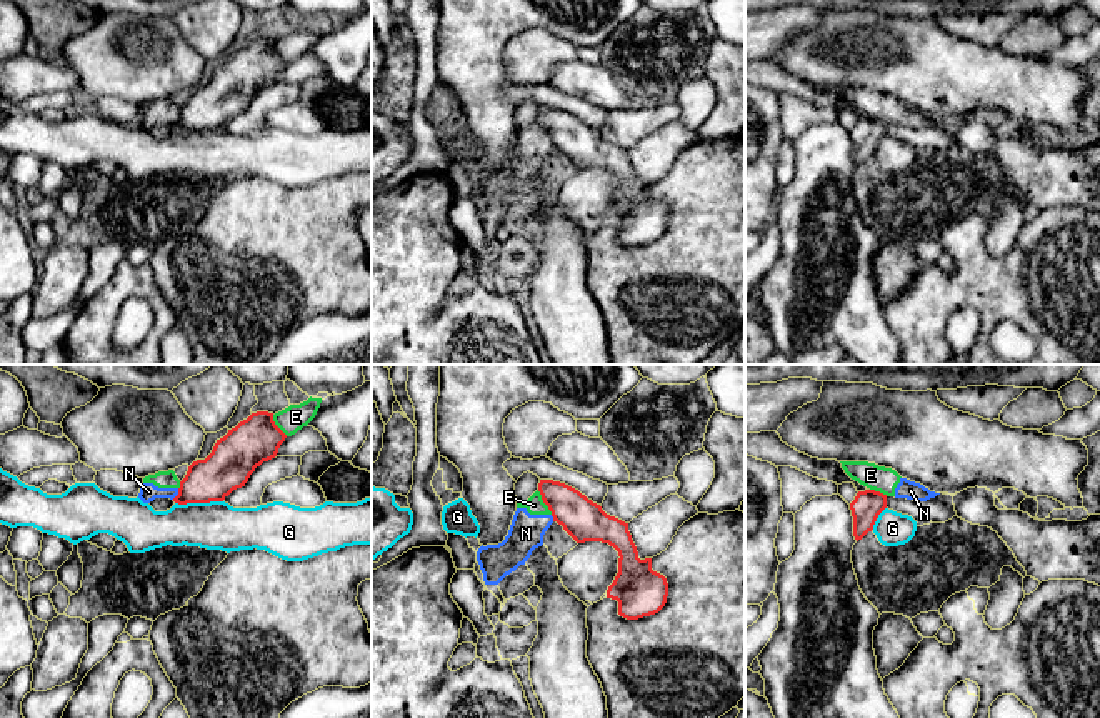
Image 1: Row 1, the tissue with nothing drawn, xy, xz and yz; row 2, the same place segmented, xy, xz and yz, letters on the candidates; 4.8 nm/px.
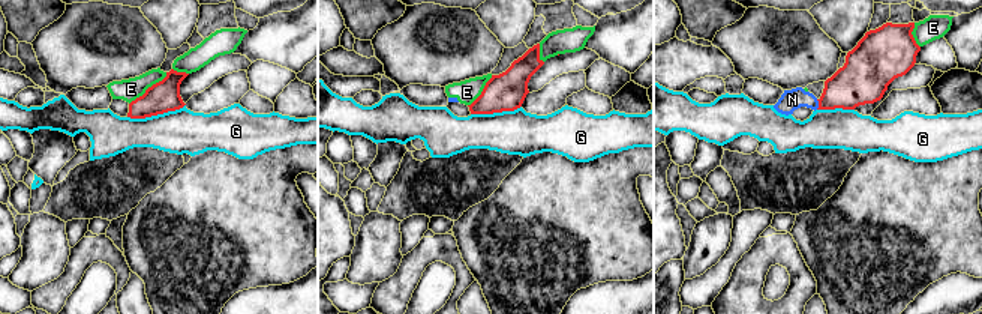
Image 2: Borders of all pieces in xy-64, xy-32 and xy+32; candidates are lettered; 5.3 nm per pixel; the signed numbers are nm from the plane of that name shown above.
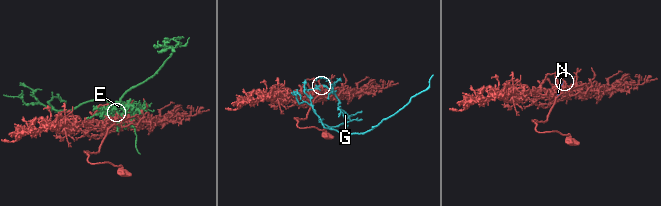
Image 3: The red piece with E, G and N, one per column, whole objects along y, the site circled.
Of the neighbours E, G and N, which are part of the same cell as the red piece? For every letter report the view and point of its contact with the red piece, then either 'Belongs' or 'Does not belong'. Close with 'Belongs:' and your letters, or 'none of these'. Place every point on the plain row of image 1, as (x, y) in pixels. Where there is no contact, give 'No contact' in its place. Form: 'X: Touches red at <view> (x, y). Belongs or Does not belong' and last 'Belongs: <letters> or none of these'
E: Touches red at xz (544, 129). Does not belong
G: Touches red at xy (199, 129). Does not belong
N: Touches red at xy (179, 120). Does not belong
Belongs: none of these

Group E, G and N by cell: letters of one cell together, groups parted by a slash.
E N / G

